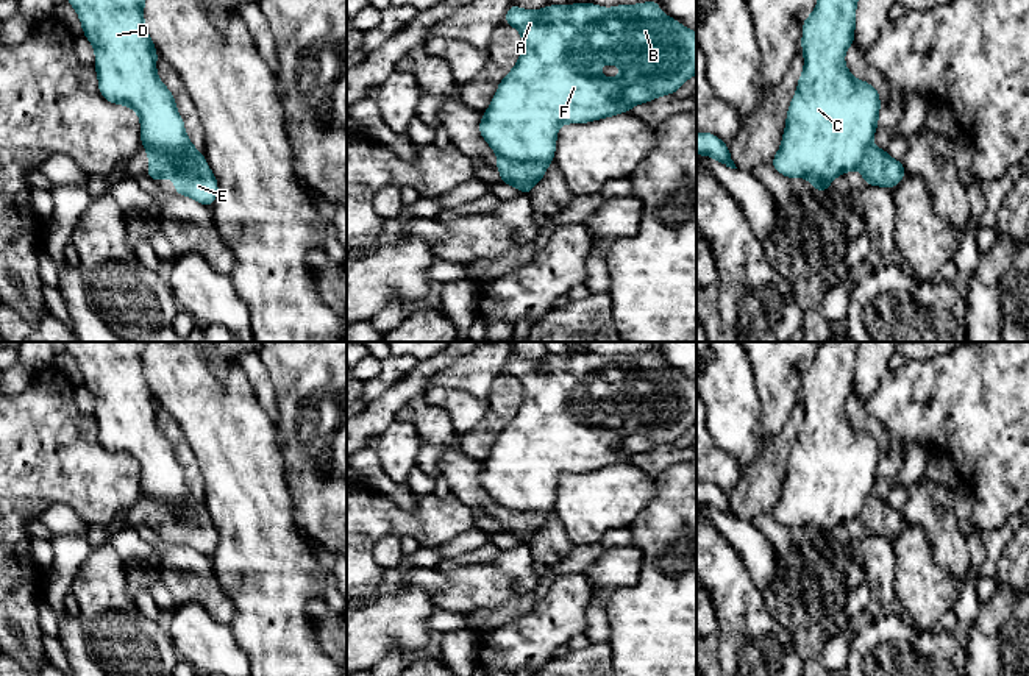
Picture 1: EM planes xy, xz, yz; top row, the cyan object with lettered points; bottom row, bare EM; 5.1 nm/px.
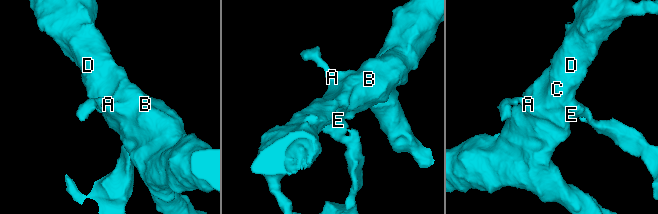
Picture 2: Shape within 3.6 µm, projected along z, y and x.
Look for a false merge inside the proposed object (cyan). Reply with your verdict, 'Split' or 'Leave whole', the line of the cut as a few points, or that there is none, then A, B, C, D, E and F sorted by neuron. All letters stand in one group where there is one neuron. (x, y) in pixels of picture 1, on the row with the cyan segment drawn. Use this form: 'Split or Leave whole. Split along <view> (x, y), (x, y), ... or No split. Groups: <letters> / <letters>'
Split. Split along xy (147, 152), (161, 152), (172, 158), (189, 160), (202, 156). Groups: A B C D F / E

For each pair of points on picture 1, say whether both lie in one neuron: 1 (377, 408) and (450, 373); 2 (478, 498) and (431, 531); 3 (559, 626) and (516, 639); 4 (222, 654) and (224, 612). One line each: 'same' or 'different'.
1: different
2: different
3: same
4: different

